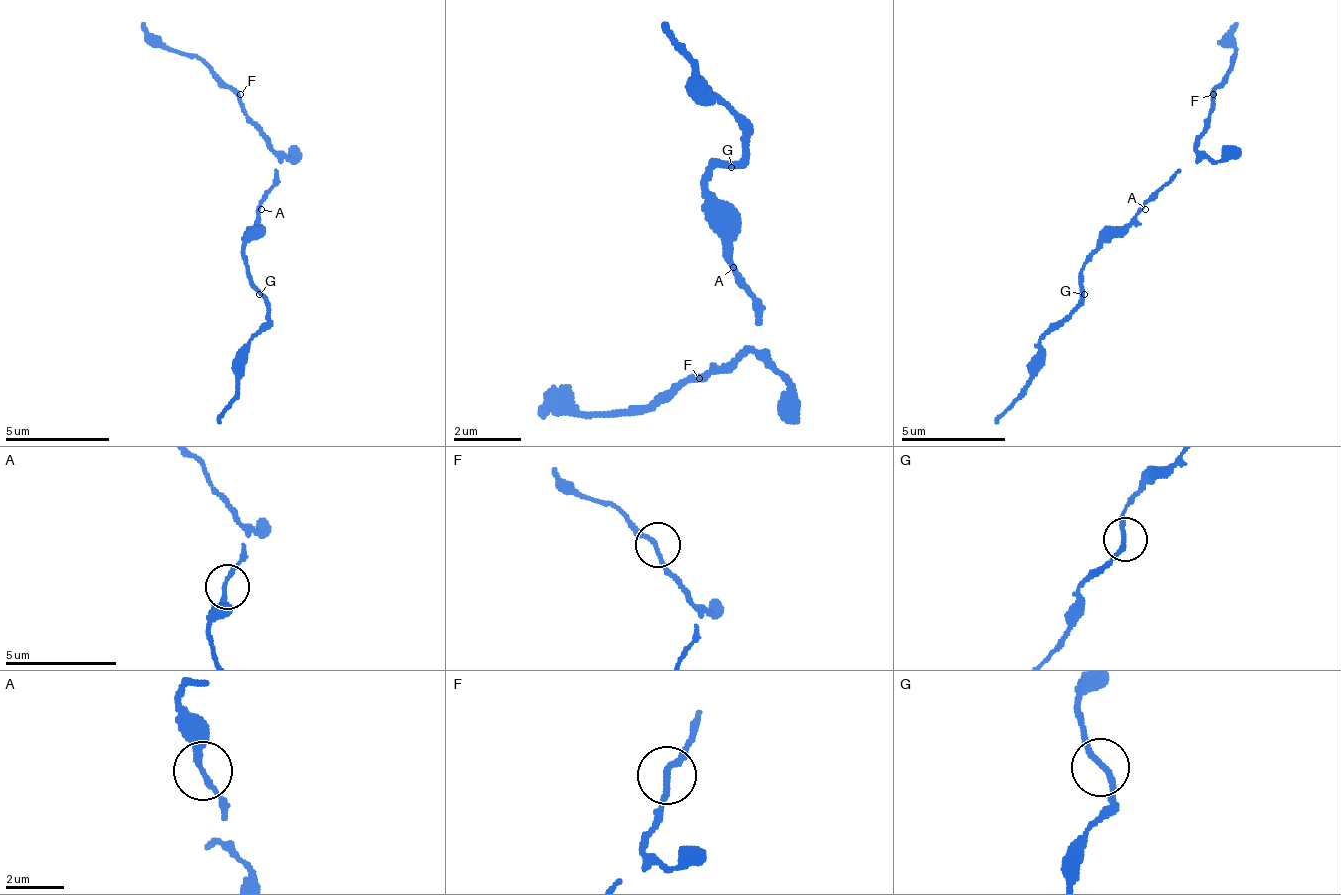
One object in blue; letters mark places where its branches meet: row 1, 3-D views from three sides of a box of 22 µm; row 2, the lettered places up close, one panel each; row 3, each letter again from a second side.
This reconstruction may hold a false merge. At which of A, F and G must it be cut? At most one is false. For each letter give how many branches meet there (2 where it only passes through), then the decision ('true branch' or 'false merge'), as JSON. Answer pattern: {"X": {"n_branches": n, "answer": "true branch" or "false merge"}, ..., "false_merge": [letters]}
{"A": {"n_branches": 2, "answer": "true branch"}, "F": {"n_branches": 2, "answer": "true branch"}, "G": {"n_branches": 2, "answer": "false merge"}, "false_merge": ["G"]}

